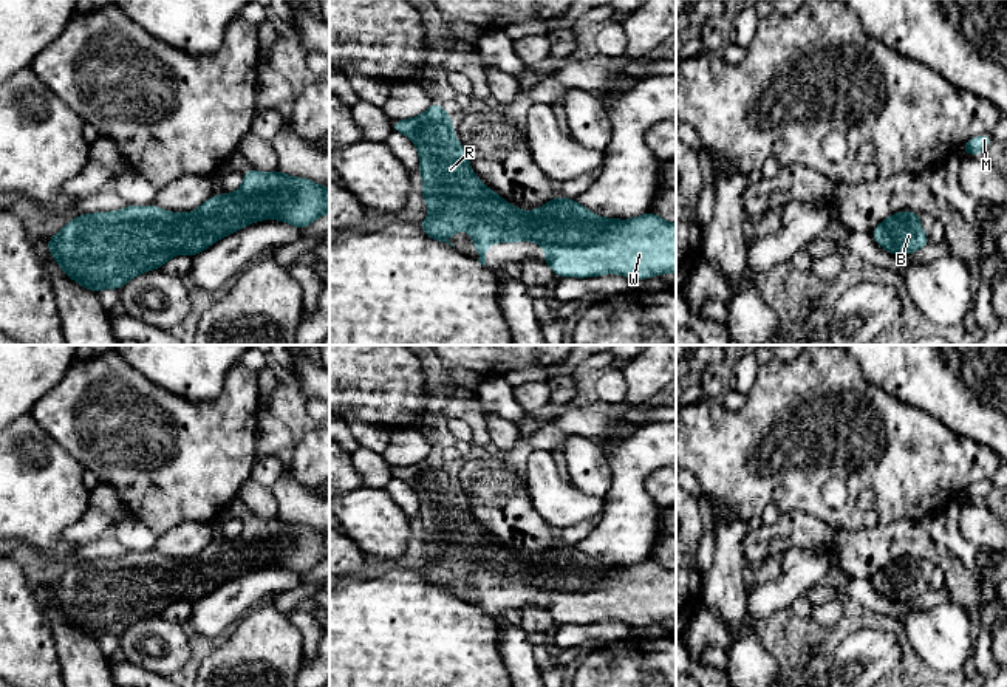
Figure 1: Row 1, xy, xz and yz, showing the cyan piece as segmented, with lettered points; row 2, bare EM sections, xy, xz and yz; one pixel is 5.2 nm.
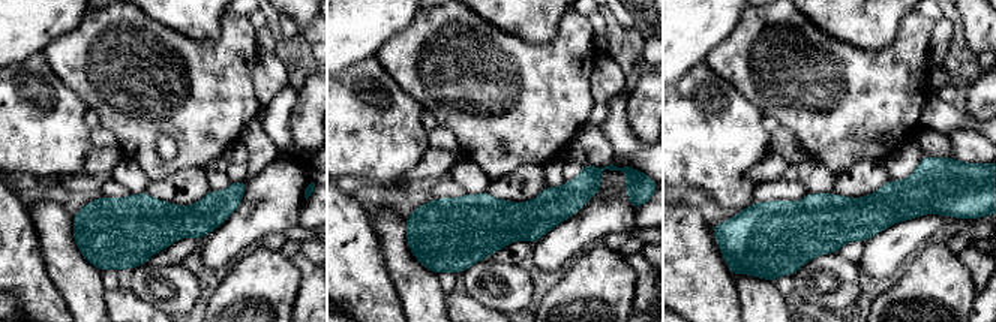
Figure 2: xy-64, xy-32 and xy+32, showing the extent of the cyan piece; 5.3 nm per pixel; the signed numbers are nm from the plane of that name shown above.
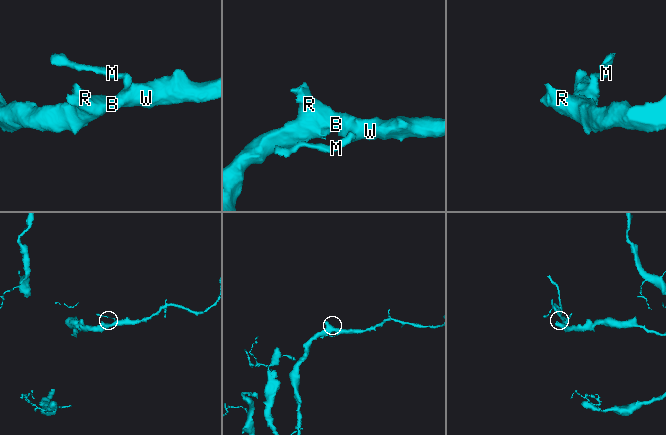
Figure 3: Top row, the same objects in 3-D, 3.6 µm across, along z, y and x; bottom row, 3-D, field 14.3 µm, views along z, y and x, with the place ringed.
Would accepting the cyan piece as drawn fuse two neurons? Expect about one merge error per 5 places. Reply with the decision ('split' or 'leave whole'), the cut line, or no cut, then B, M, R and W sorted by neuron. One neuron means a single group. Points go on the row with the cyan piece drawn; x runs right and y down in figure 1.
leave whole; cut none; groups B M R W

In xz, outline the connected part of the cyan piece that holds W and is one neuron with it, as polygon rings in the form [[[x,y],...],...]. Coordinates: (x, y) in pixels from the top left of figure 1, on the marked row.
[[[433,102],[427,111],[413,119],[393,121],[391,130],[408,136],[419,150],[418,173],[424,181],[421,195],[424,197],[430,212],[425,220],[418,223],[422,227],[424,235],[453,246],[449,241],[449,237],[455,232],[469,229],[476,254],[480,255],[478,261],[483,266],[486,266],[489,243],[518,243],[529,240],[543,246],[546,251],[543,261],[557,277],[585,279],[602,274],[622,274],[630,280],[642,280],[665,272],[676,274],[676,223],[667,223],[654,212],[642,214],[631,220],[602,218],[579,204],[575,200],[555,197],[544,206],[527,214],[504,201],[475,176],[469,162],[467,150],[456,141],[452,118],[444,111],[439,102]]]

